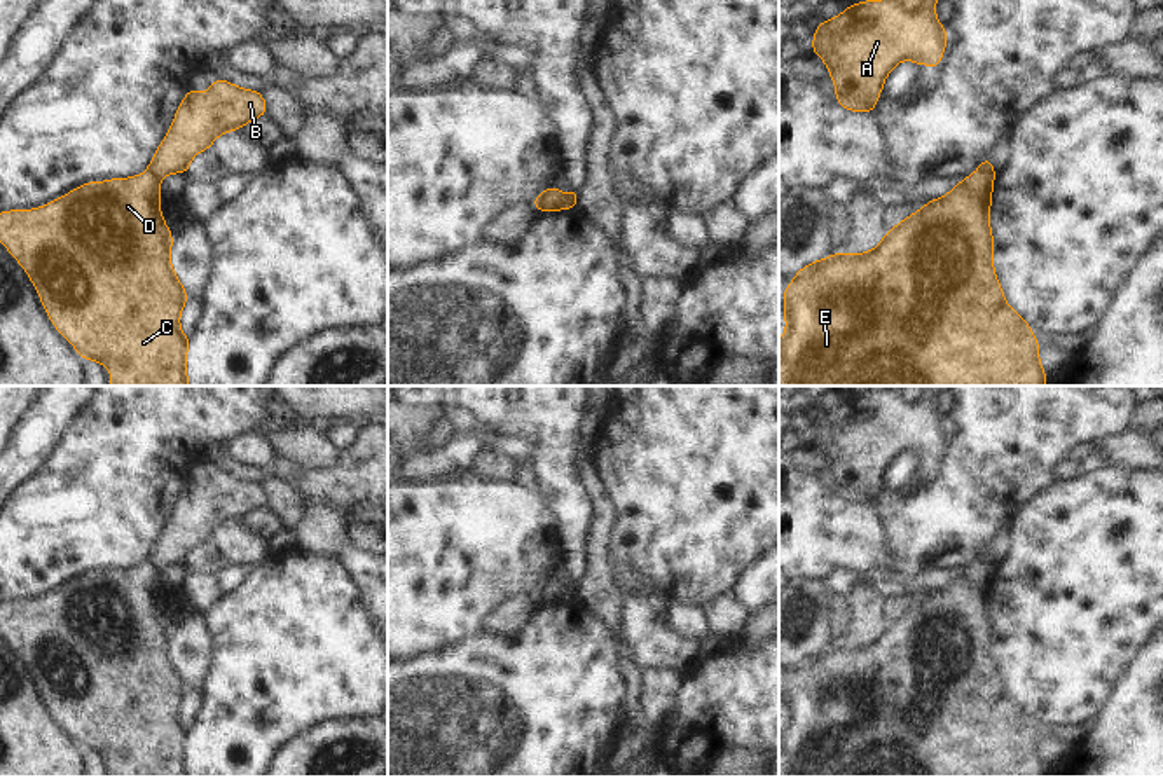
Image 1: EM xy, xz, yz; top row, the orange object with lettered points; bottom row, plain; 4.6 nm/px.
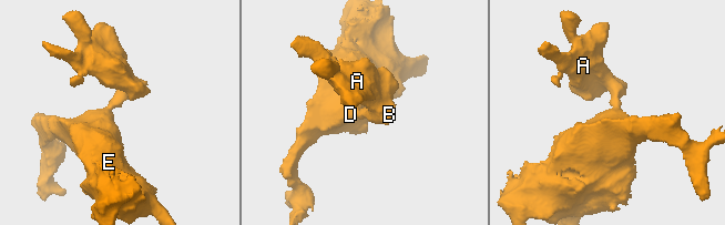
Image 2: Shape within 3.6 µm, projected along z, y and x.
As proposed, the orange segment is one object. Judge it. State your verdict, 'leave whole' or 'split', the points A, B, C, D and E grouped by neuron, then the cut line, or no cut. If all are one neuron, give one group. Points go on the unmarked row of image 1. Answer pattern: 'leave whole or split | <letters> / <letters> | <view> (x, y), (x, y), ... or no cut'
split | A B / C D E | yz (978, 561), (994, 564)

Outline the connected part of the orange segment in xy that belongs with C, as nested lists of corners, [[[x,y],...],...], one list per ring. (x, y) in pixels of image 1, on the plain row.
[[[145,562],[133,569],[87,573],[37,601],[0,604],[0,634],[21,655],[56,721],[79,742],[110,761],[110,777],[189,777],[187,739],[180,702],[187,683],[171,658],[173,625],[159,601],[159,569]]]

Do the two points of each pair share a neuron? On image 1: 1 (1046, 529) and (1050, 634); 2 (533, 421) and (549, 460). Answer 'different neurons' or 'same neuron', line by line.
1: same neuron
2: same neuron

